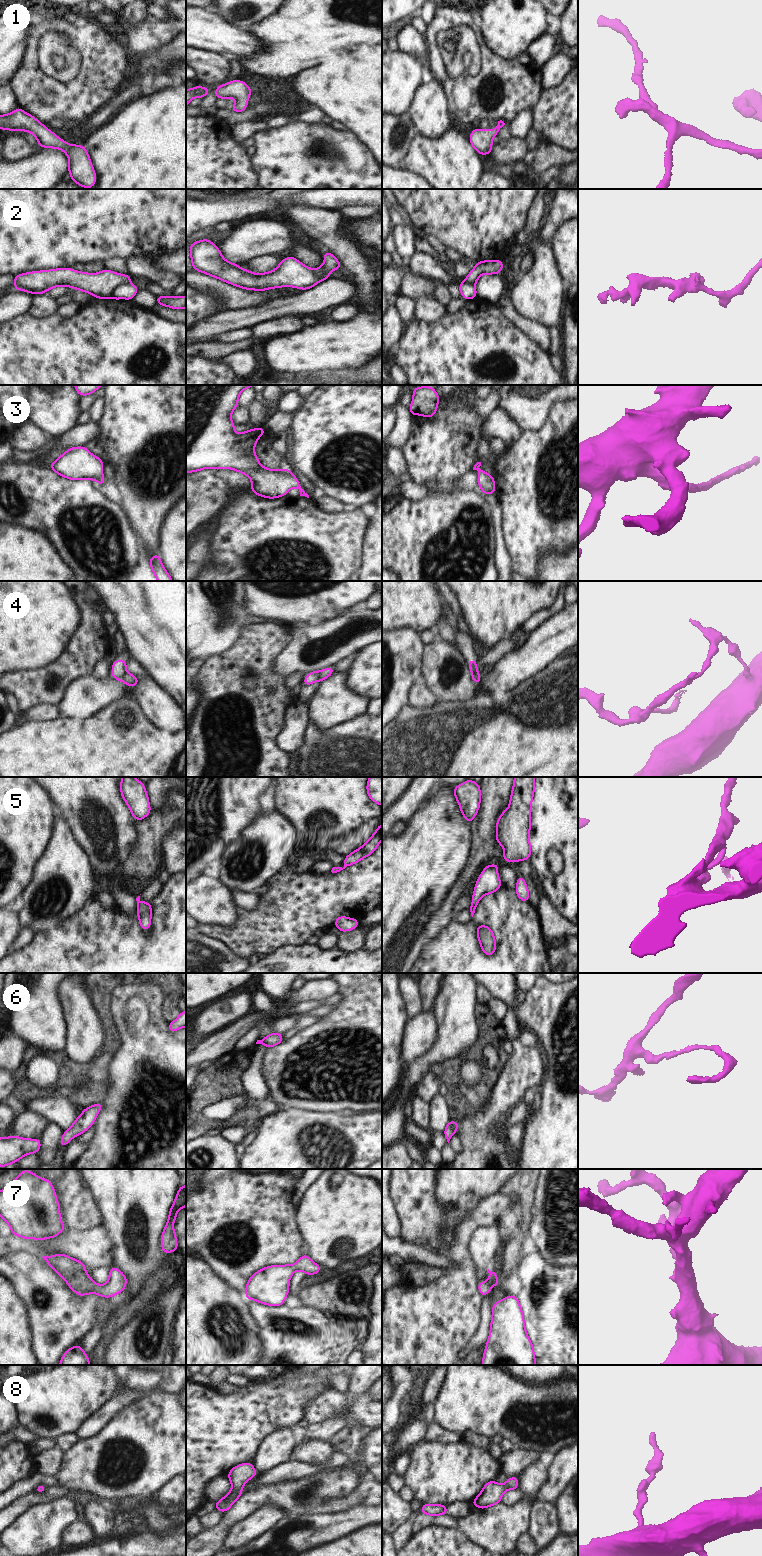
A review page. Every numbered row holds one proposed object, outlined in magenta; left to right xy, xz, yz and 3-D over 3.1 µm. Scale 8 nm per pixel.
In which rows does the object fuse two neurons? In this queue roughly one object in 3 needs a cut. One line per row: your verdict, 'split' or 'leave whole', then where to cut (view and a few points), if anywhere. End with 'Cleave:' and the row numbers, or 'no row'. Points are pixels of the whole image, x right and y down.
1: leave whole | no cut
2: split | xy (129, 281), (116, 286), (110, 296)
3: leave whole | no cut
4: split | xz (318, 672), (320, 680)
5: leave whole | no cut
6: leave whole | no cut
7: leave whole | no cut
8: leave whole | no cut
Cleave: 2, 4

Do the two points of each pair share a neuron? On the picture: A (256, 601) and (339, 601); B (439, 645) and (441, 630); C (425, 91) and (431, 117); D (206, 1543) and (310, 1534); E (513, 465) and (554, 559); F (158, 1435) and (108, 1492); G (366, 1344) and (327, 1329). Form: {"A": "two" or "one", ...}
{"A": "one", "B": "two", "C": "one", "D": "two", "E": "two", "F": "one", "G": "two"}

